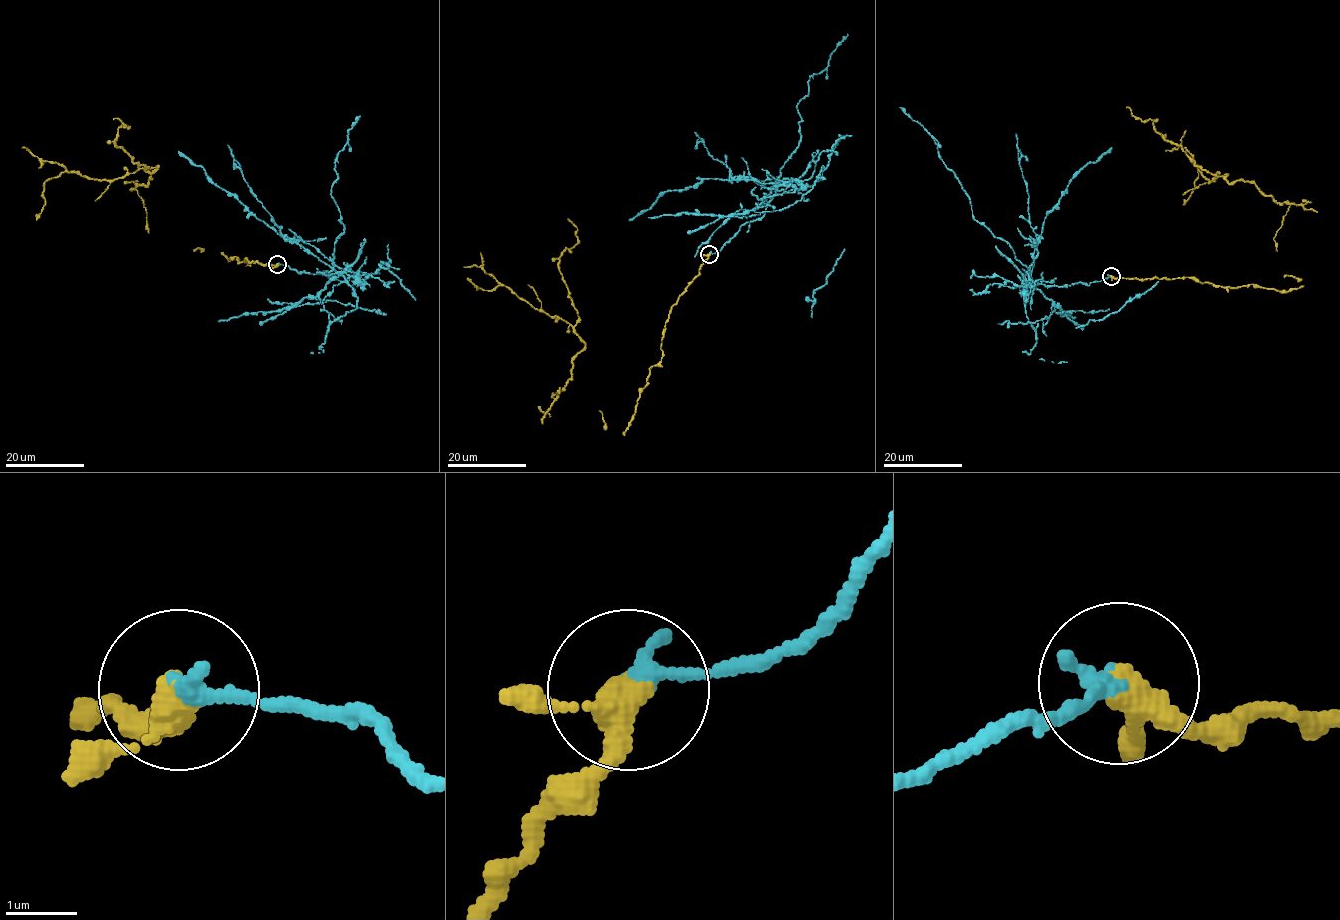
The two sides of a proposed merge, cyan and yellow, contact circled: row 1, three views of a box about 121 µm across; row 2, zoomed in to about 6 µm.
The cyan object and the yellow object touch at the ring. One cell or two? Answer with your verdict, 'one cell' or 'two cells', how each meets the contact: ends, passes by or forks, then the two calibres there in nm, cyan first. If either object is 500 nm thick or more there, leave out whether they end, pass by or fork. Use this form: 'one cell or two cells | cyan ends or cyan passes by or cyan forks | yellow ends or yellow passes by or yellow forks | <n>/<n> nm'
two cells | cyan ends | yellow passes by | 280/340 nm

